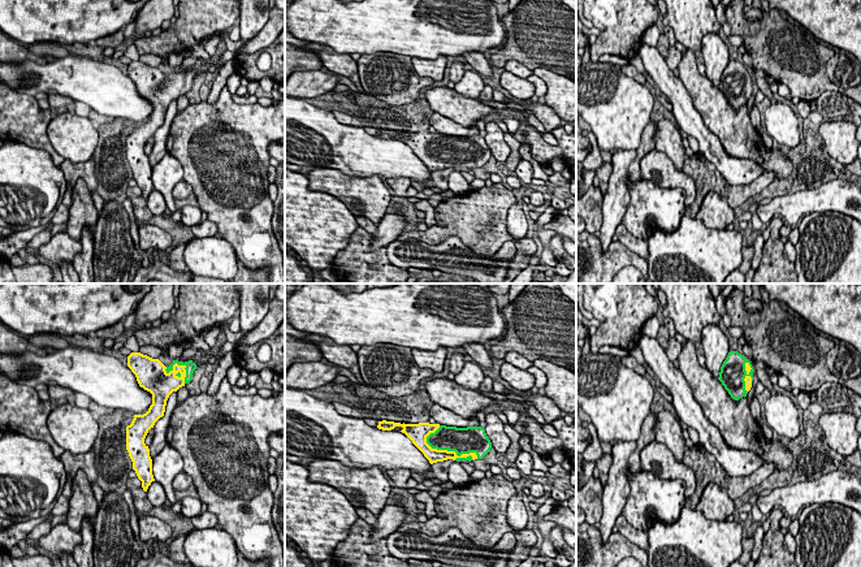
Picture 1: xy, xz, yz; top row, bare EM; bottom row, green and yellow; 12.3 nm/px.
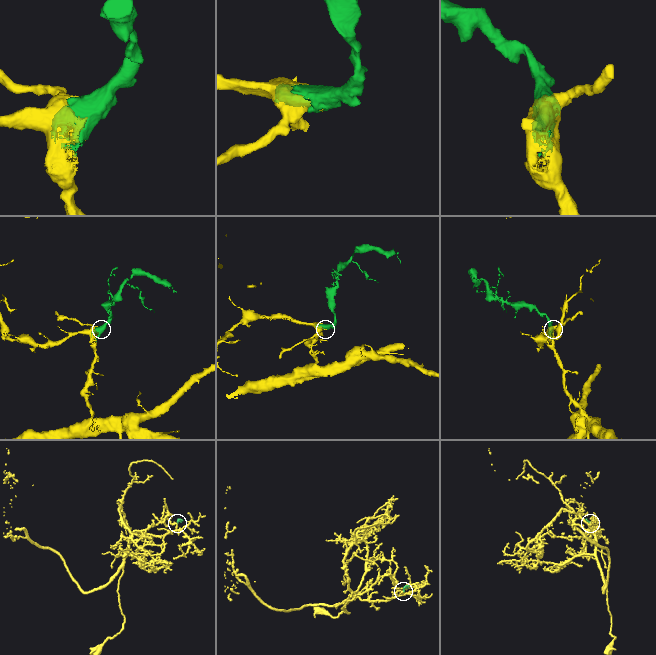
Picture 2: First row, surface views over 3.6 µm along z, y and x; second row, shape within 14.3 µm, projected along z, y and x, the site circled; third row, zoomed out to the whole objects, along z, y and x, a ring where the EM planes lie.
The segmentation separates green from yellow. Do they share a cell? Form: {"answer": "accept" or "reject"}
{"answer": "accept"}

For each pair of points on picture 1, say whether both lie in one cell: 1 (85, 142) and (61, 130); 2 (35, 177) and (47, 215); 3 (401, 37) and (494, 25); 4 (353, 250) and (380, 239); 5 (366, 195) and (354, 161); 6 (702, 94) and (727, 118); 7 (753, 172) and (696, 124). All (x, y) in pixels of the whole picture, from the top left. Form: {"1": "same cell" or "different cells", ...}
{"1": "same cell", "2": "same cell", "3": "same cell", "4": "different cells", "5": "different cells", "6": "same cell", "7": "same cell"}

